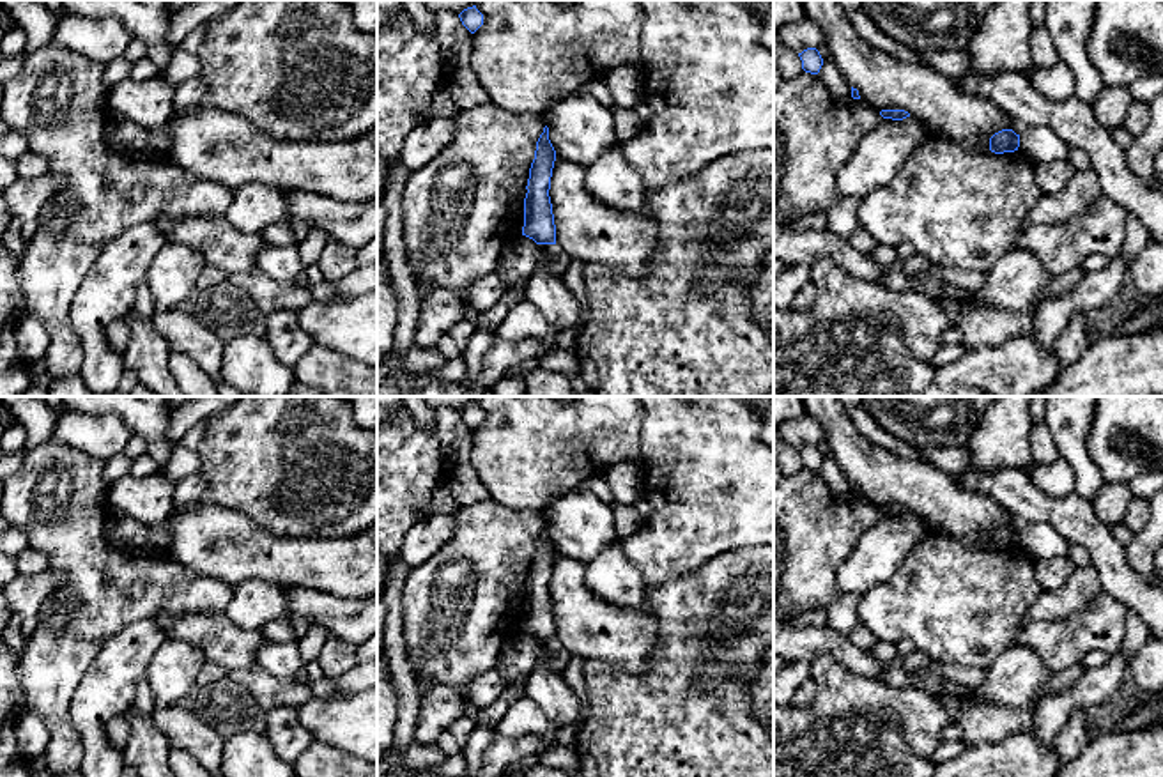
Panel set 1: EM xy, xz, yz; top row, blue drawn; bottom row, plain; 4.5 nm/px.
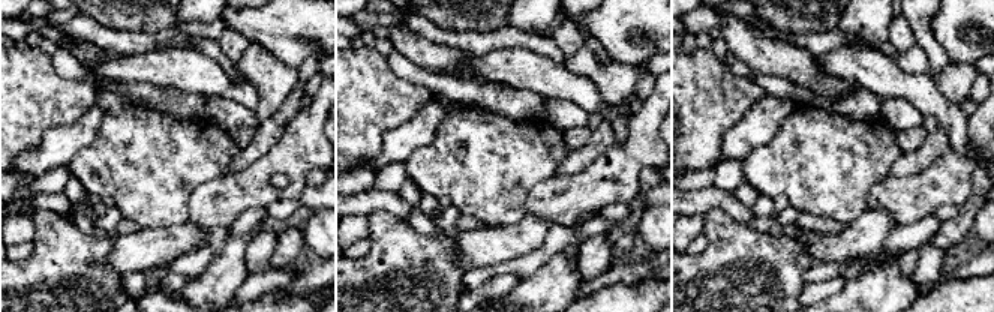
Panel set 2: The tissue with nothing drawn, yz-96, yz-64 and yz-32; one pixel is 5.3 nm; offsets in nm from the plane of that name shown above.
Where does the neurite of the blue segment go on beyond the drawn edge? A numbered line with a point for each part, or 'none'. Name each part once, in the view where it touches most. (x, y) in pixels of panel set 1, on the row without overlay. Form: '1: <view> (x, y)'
none

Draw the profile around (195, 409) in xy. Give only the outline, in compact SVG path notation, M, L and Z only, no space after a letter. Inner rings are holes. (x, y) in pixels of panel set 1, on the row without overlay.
M189 396L173 412L165 432L165 439L170 444L179 444L182 435L196 423L209 416L232 407L243 396Z

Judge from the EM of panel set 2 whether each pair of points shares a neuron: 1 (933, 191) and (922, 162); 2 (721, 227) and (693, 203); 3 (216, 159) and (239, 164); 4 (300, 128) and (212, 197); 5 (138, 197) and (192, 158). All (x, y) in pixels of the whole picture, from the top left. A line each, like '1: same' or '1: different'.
1: different
2: different
3: different
4: same
5: same

